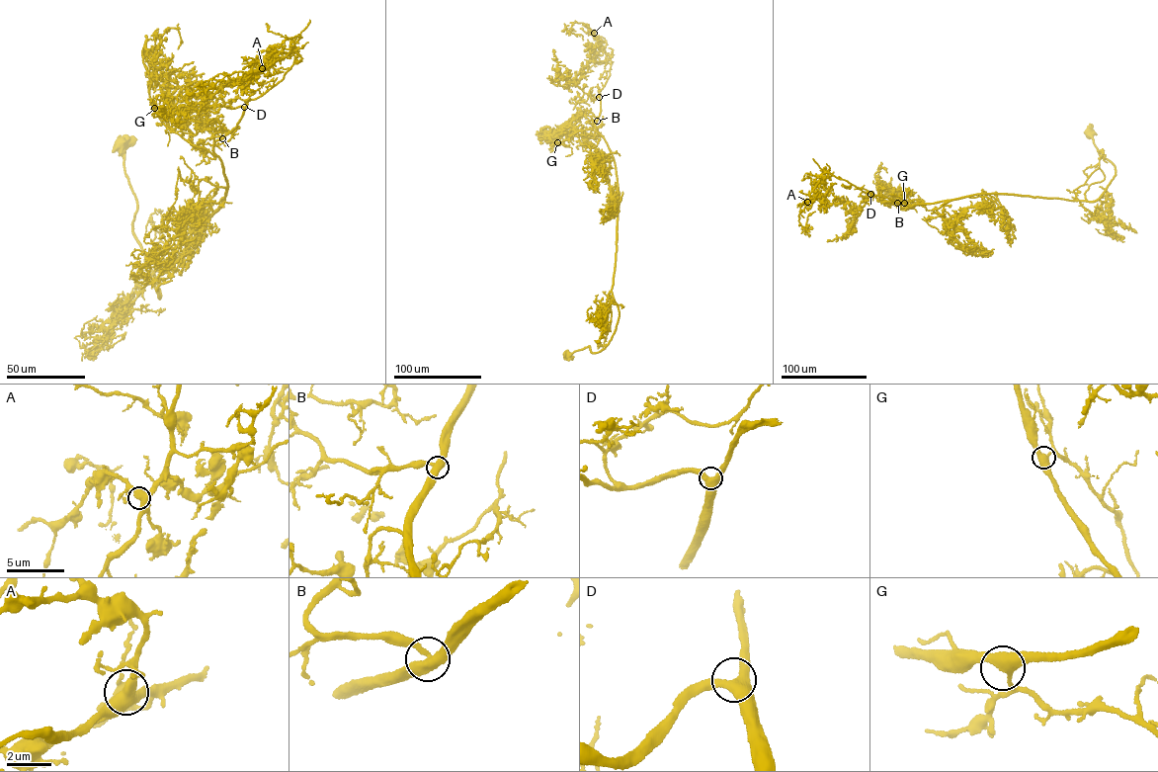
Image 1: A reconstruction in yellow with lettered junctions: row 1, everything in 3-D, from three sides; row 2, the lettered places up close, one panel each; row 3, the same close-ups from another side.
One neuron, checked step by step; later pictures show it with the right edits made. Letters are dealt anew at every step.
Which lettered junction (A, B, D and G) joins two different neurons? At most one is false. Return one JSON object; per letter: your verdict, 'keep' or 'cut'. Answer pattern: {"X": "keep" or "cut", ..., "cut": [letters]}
{"A": "keep", "B": "keep", "D": "keep", "G": "keep", "cut": []}

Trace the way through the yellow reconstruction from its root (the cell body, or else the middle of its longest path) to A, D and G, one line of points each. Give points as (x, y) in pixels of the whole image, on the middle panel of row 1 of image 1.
A: (566, 354), (605, 348), (620, 315), (612, 292), (617, 177), (595, 128), (611, 64), (594, 33)
D: (566, 354), (605, 348), (620, 315), (612, 292), (618, 188), (613, 155), (595, 128), (599, 97)
G: (566, 354), (589, 346), (599, 351), (616, 327), (619, 192), (602, 135), (589, 128), (557, 142)

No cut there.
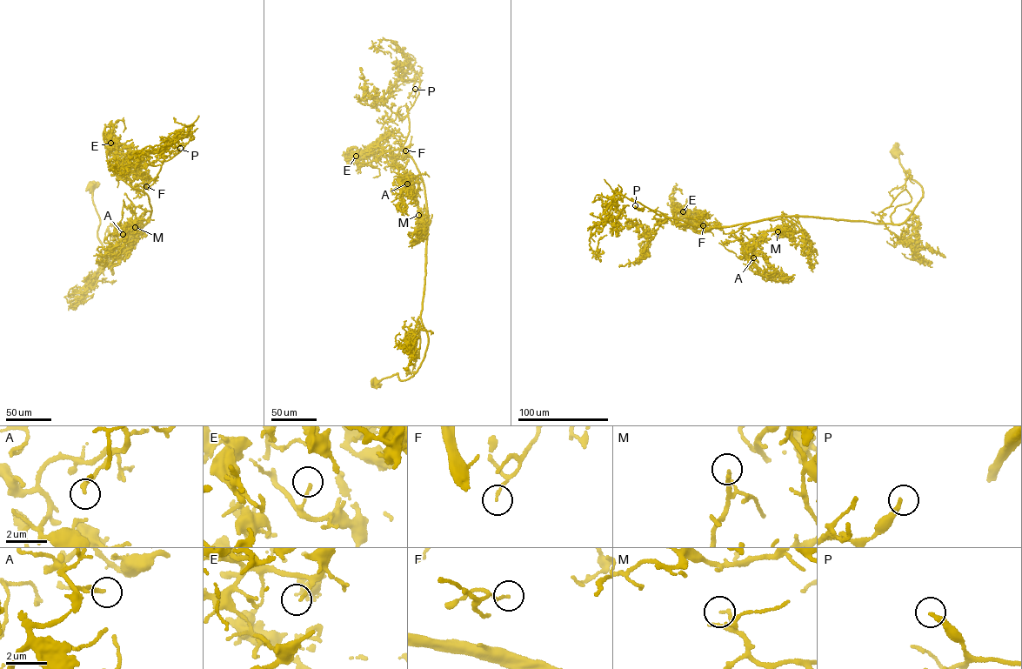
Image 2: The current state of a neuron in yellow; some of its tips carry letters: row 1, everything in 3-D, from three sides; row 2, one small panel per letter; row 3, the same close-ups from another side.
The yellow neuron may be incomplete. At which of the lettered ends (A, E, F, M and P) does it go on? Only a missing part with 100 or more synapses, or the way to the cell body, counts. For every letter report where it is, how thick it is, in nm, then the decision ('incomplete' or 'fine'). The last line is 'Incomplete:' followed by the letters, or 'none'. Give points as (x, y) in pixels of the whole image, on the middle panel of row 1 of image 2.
A: at (407, 183); 200 nm thick; fine
E: at (356, 156); 120 nm thick; fine
F: at (405, 150); 120 nm thick; fine
M: at (418, 215); 120 nm thick; incomplete
P: at (415, 89); 200 nm thick; incomplete
Incomplete: M, P

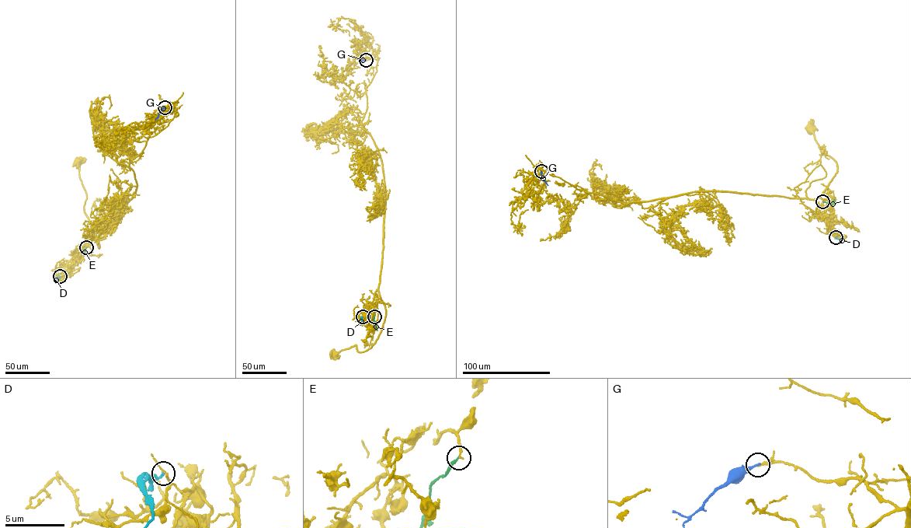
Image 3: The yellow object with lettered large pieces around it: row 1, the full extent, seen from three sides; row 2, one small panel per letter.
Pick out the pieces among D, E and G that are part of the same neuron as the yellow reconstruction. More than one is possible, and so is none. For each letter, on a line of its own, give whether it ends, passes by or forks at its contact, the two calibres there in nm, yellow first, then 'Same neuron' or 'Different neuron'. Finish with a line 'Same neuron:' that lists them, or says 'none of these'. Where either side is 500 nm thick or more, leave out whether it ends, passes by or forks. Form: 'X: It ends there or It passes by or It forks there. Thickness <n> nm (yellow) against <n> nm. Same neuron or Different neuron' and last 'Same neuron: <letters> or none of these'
D: It ends there. Thickness 110 nm (yellow) against 200 nm. Different neuron
E: It ends there. Thickness 170 nm (yellow) against 200 nm. Different neuron
G: It ends there. Thickness 160 nm (yellow) against 220 nm. Different neuron
Same neuron: none of these

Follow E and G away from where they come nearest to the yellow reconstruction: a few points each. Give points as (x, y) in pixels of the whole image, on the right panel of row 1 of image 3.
E: (822, 201), (833, 204), (833, 199)
G: (541, 171), (547, 185)

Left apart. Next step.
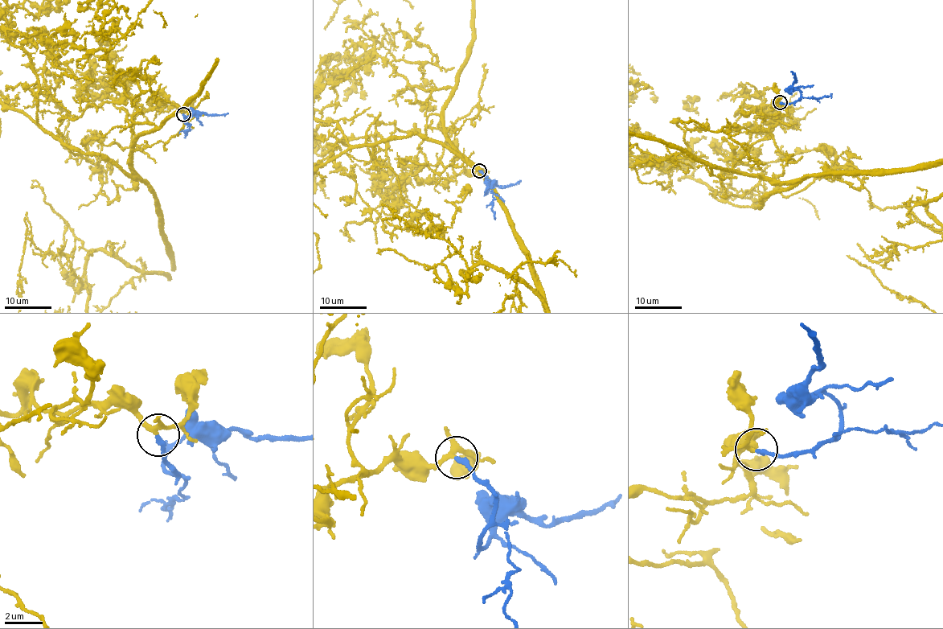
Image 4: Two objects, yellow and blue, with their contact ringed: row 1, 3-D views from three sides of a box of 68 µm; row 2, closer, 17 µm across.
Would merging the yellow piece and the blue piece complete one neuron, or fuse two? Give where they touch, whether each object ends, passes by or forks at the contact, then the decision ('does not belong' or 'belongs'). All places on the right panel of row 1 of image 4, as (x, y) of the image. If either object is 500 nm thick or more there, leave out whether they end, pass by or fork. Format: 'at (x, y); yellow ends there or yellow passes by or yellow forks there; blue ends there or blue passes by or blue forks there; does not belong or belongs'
at (780, 102); yellow forks there; blue ends there; belongs

